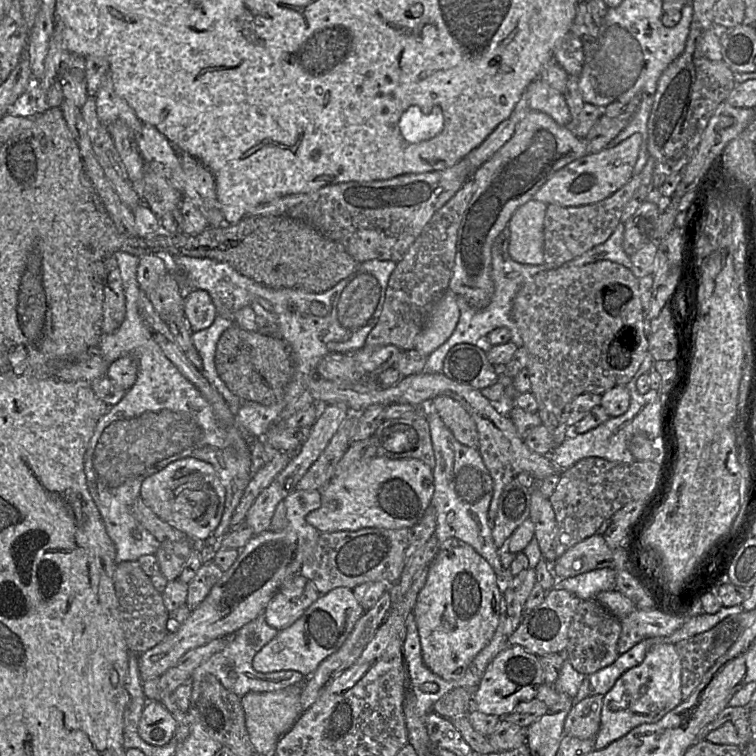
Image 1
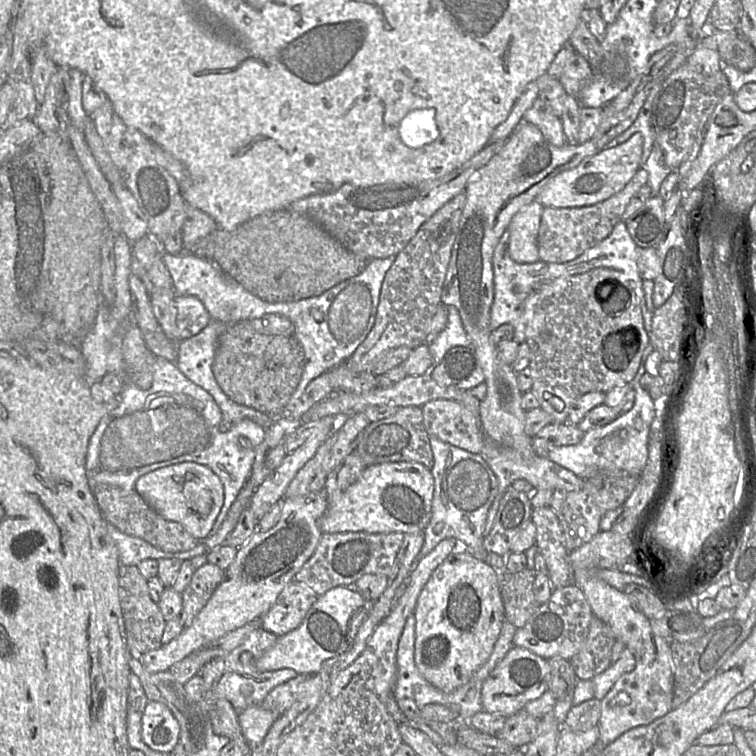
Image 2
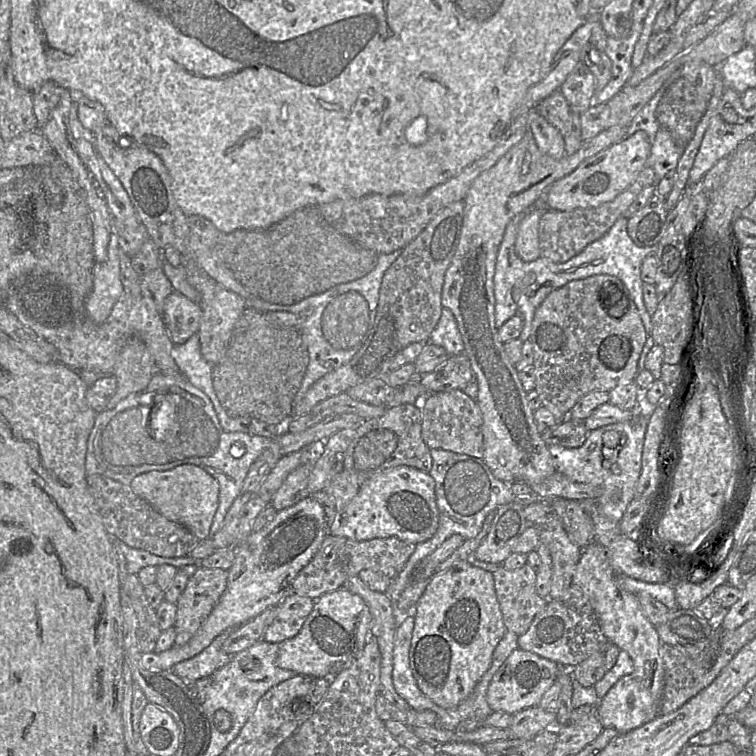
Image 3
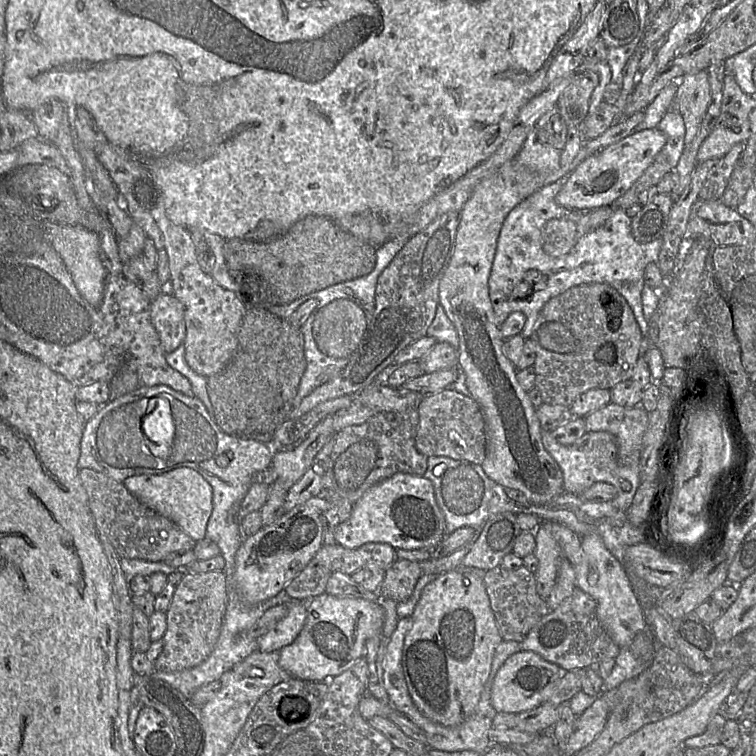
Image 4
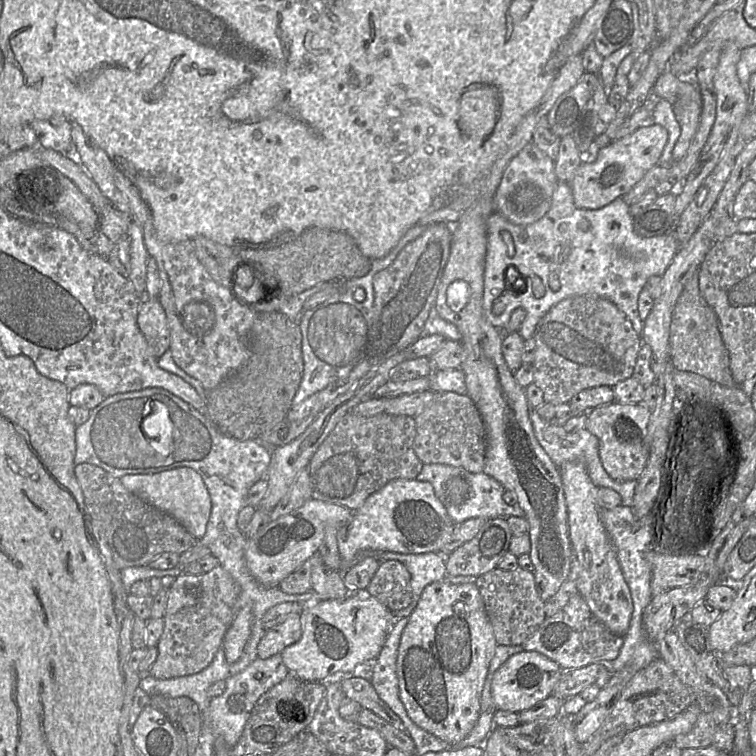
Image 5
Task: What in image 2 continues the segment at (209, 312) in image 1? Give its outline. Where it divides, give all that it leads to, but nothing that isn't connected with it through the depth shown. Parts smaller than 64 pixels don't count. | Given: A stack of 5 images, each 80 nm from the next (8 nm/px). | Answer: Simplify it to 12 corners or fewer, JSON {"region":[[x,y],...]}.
{"region":[[176,295],[178,340],[211,322],[196,296]]}

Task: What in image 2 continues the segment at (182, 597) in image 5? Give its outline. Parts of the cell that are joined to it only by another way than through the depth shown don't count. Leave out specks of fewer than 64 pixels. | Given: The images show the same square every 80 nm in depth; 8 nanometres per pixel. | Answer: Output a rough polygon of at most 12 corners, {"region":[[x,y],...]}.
{"region":[[211,563],[195,570],[182,593],[180,618],[192,624],[224,577]]}

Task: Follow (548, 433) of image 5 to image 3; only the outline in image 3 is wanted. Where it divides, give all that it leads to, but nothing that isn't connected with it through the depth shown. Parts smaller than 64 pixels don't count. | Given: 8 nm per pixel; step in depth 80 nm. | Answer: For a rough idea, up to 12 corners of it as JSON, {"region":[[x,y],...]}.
{"region":[[654,407],[588,431],[580,447],[548,446],[558,472],[601,489],[620,522],[635,496]]}

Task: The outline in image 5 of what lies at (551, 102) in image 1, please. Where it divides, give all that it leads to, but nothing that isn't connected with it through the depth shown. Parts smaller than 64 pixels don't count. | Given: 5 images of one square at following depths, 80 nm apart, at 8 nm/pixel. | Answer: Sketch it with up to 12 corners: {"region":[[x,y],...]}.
{"region":[[531,141],[511,159],[493,196],[515,225],[550,209],[555,161]]}

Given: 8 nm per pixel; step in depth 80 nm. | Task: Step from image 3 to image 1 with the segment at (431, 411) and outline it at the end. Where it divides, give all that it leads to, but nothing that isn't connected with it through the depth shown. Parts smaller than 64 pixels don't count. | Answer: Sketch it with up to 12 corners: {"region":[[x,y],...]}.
{"region":[[458,401],[432,406],[461,444],[479,447],[476,423]]}

